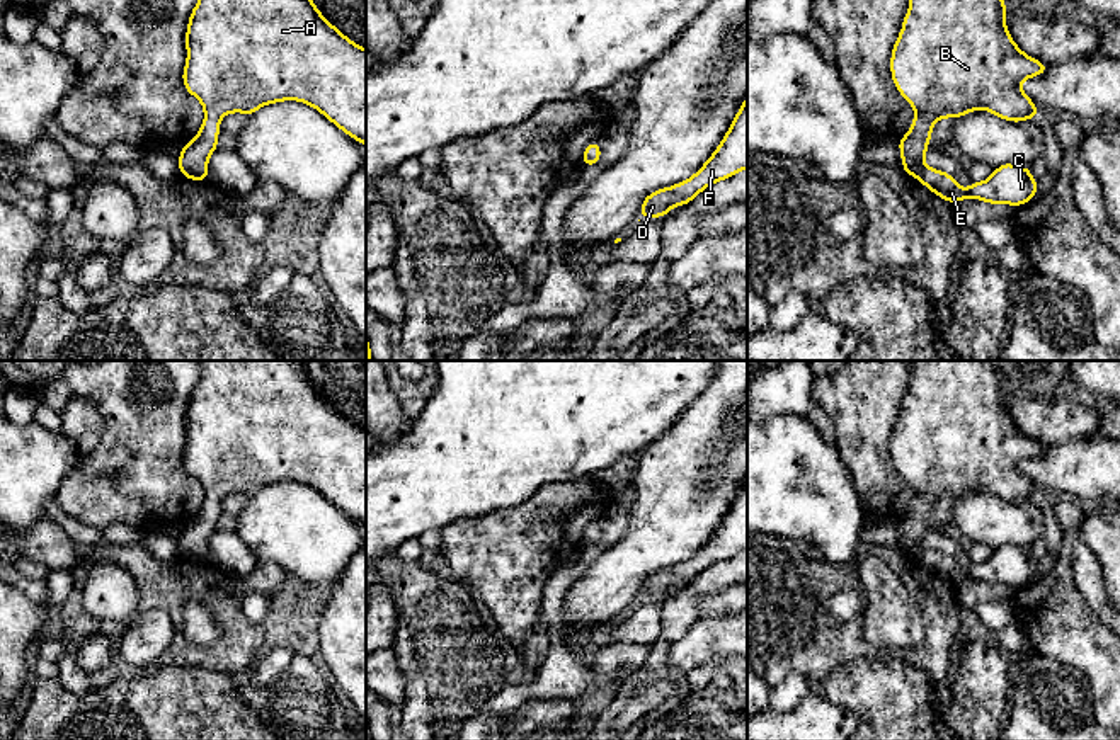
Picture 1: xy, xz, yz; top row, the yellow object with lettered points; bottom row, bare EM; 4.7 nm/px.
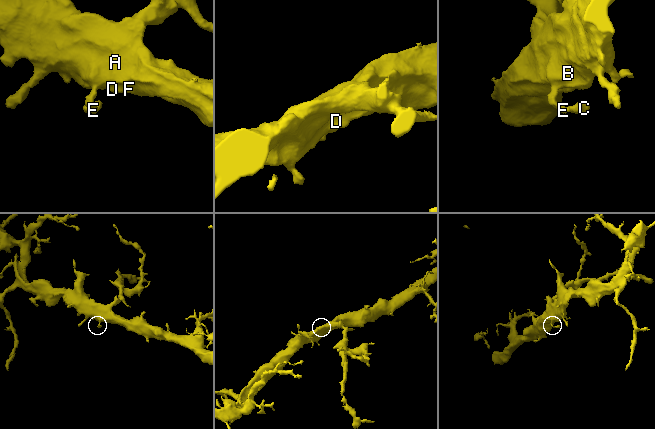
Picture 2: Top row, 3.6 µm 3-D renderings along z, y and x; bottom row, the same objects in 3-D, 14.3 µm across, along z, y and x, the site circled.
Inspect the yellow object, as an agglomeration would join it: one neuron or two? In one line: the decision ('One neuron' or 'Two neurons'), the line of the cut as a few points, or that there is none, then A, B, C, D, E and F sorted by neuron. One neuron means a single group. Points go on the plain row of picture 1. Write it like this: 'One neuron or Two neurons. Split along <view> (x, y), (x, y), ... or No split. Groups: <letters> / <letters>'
One neuron. No split. Groups: A B C D E F

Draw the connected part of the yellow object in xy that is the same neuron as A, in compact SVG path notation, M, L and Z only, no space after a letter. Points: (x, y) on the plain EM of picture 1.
M199 361L201 378L191 393L186 429L187 442L184 447L182 461L189 475L192 475L204 488L204 504L196 515L196 519L184 526L179 538L179 553L192 561L208 561L208 541L211 534L218 529L220 502L230 493L243 493L247 497L254 495L266 485L274 485L281 481L300 481L318 493L322 493L329 502L340 509L346 515L357 521L366 527L366 430L354 425L346 418L337 408L334 408L313 386L311 378L305 371L303 361Z

